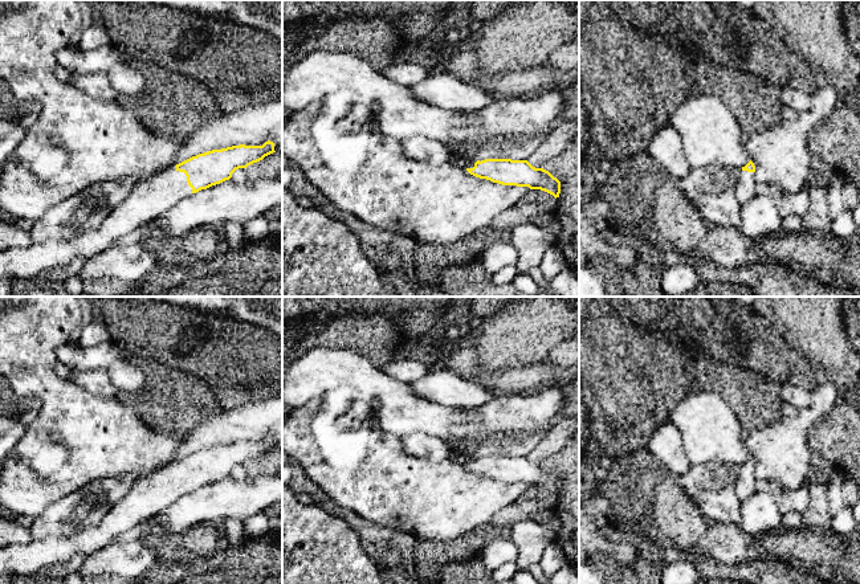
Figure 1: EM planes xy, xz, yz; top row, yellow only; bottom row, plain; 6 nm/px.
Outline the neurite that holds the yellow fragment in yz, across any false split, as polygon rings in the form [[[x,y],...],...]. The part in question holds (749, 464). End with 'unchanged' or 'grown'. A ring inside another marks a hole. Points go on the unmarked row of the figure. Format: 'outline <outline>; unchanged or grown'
outline [[[750,457],[739,469],[735,493],[741,501],[747,499],[755,493],[755,462]]]; grown

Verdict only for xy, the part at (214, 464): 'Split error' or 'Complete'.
Split error

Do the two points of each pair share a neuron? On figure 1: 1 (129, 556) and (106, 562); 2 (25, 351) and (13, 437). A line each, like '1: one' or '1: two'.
1: one
2: two

